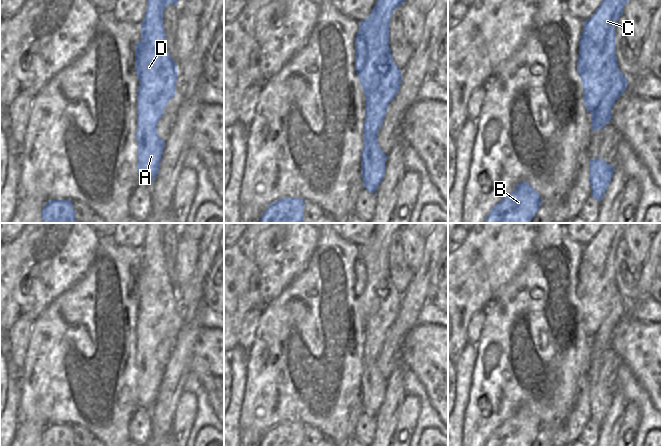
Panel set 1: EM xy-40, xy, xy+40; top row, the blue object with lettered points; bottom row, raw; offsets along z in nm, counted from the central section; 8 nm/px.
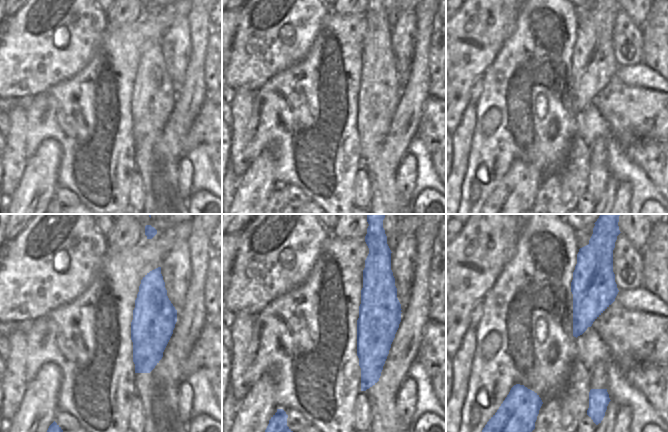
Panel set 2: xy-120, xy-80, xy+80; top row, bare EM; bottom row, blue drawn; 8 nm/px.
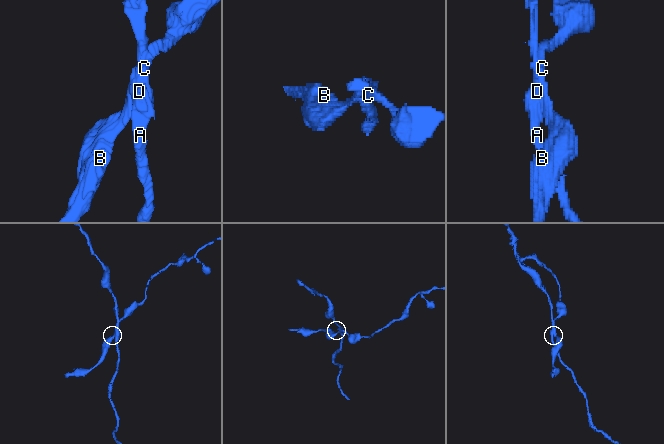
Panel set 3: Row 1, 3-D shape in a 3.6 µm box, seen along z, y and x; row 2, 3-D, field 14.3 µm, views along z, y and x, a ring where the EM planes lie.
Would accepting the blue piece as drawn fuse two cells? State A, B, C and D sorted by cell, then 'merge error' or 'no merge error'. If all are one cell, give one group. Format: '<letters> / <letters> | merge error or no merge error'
A D / B C | merge error

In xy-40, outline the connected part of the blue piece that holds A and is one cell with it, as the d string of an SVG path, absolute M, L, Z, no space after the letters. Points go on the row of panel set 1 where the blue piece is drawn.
M147 0L145 17L141 23L147 31L147 44L141 45L139 59L136 60L135 73L139 79L137 89L137 171L139 182L151 186L158 171L165 141L157 135L157 123L167 103L175 95L177 81L177 65L172 59L165 41L163 27L163 1Z

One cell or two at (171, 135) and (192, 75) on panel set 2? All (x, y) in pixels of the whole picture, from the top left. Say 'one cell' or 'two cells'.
one cell

